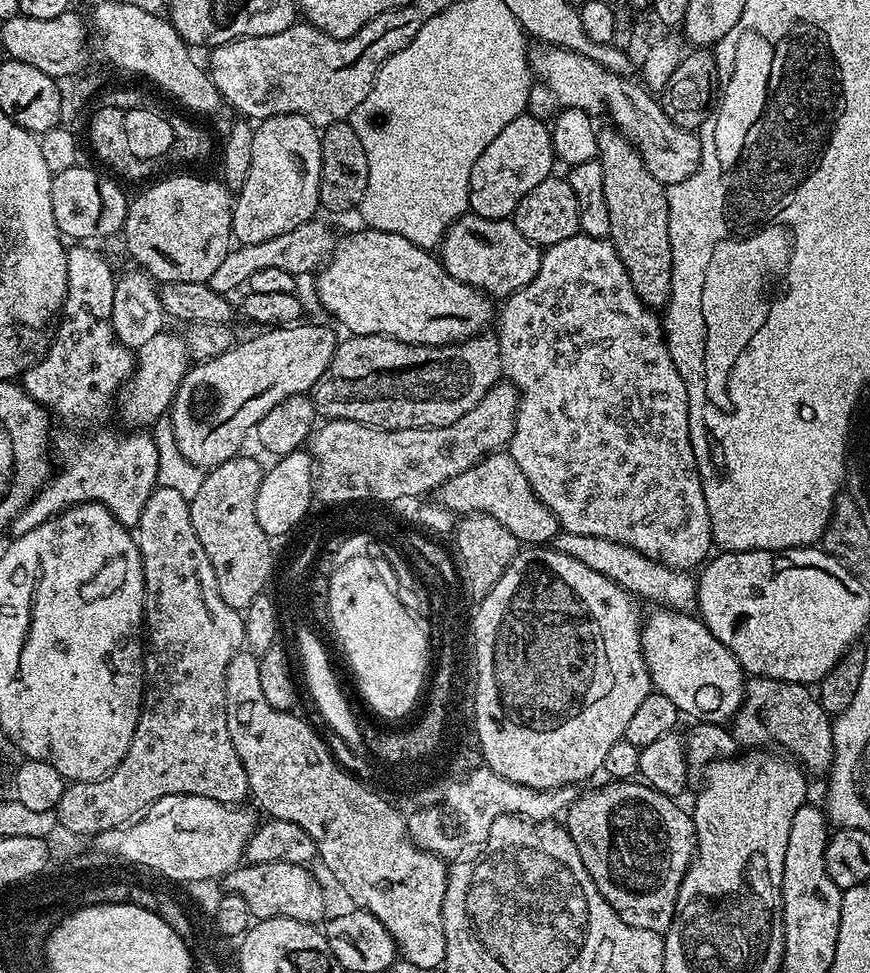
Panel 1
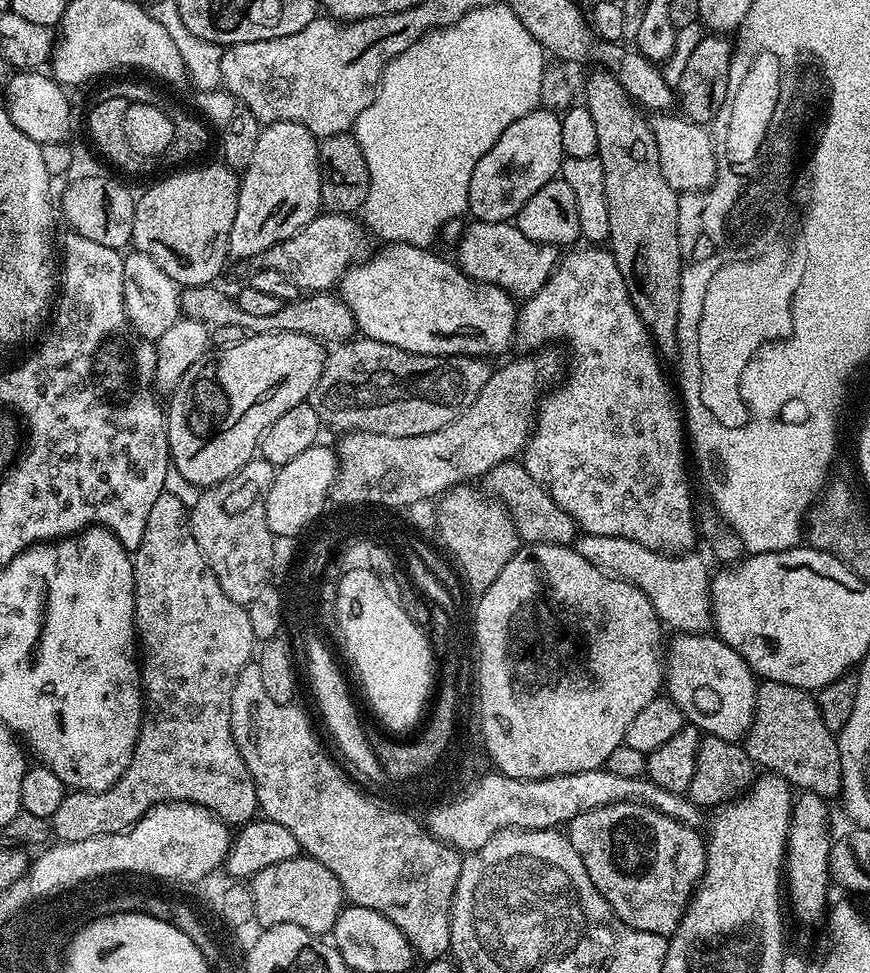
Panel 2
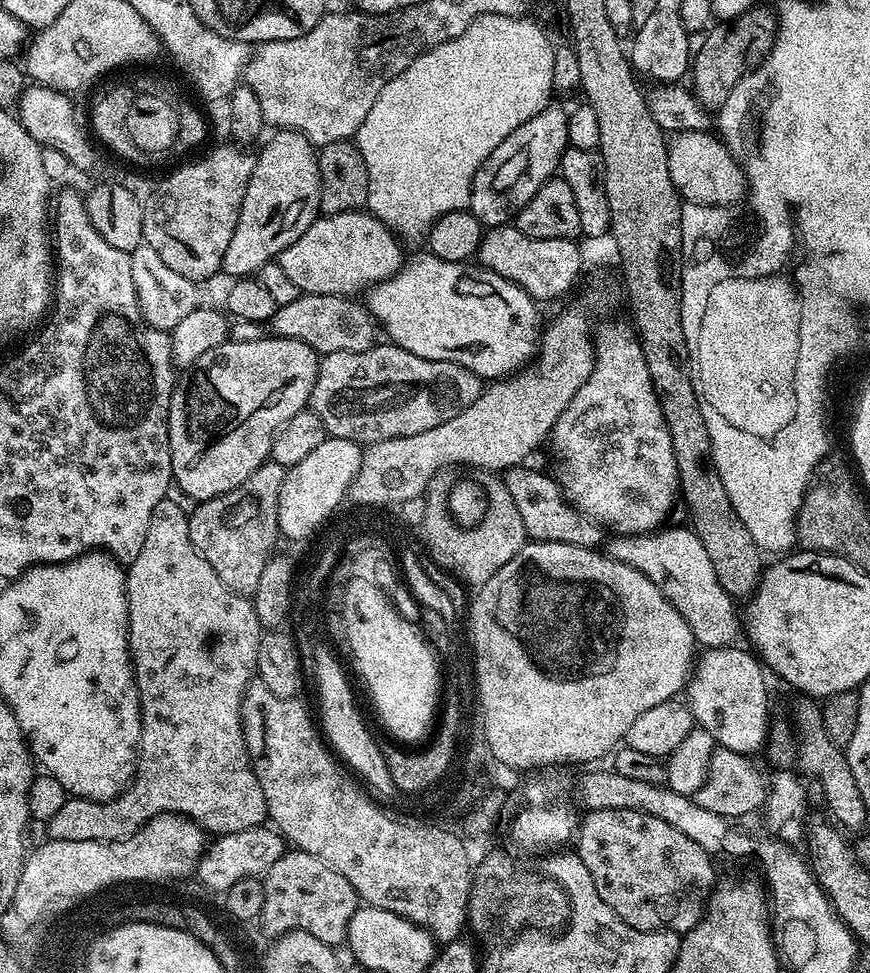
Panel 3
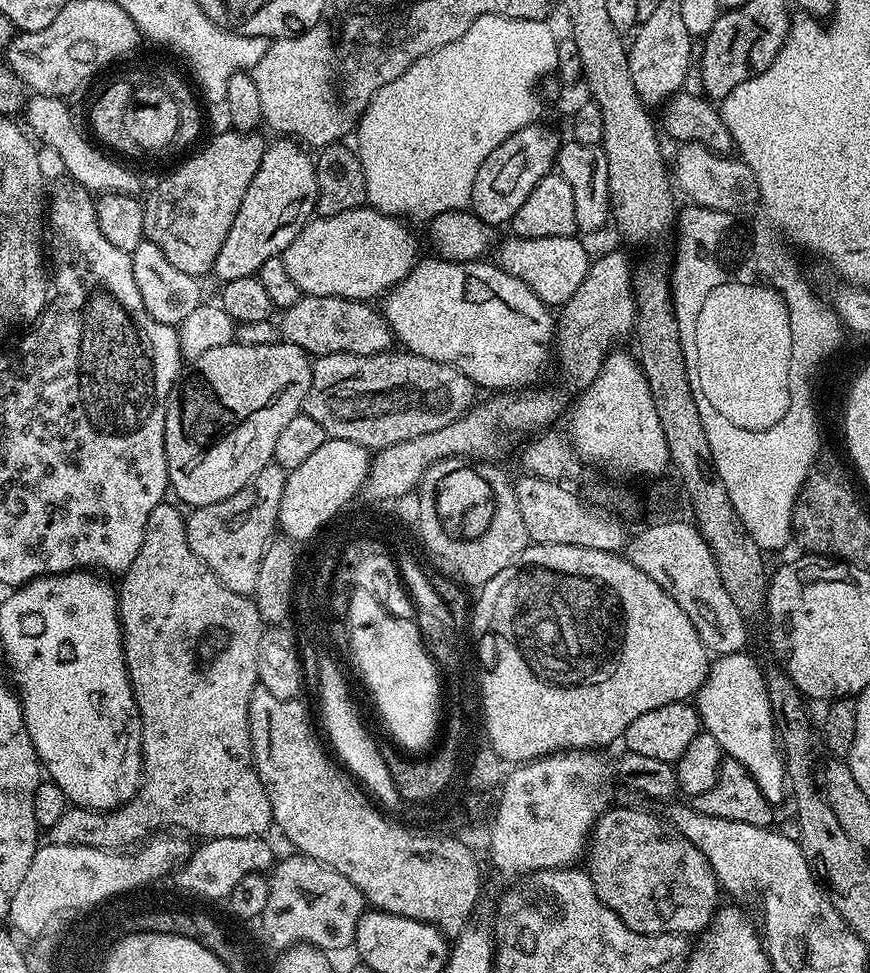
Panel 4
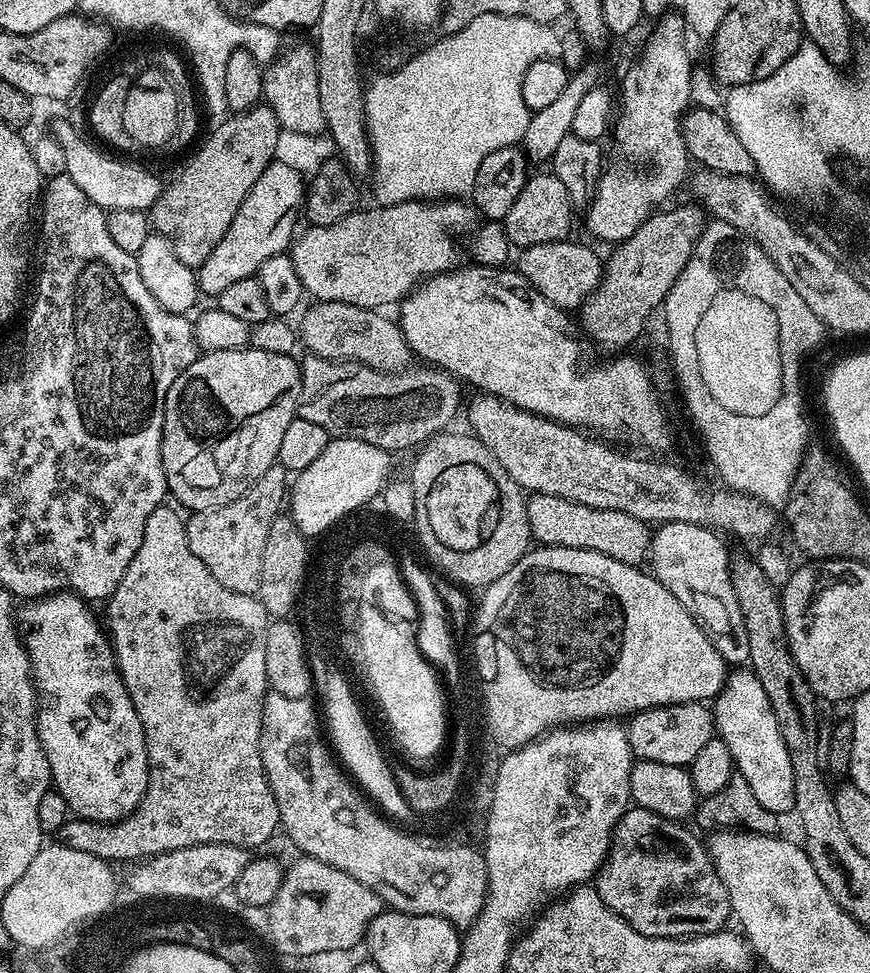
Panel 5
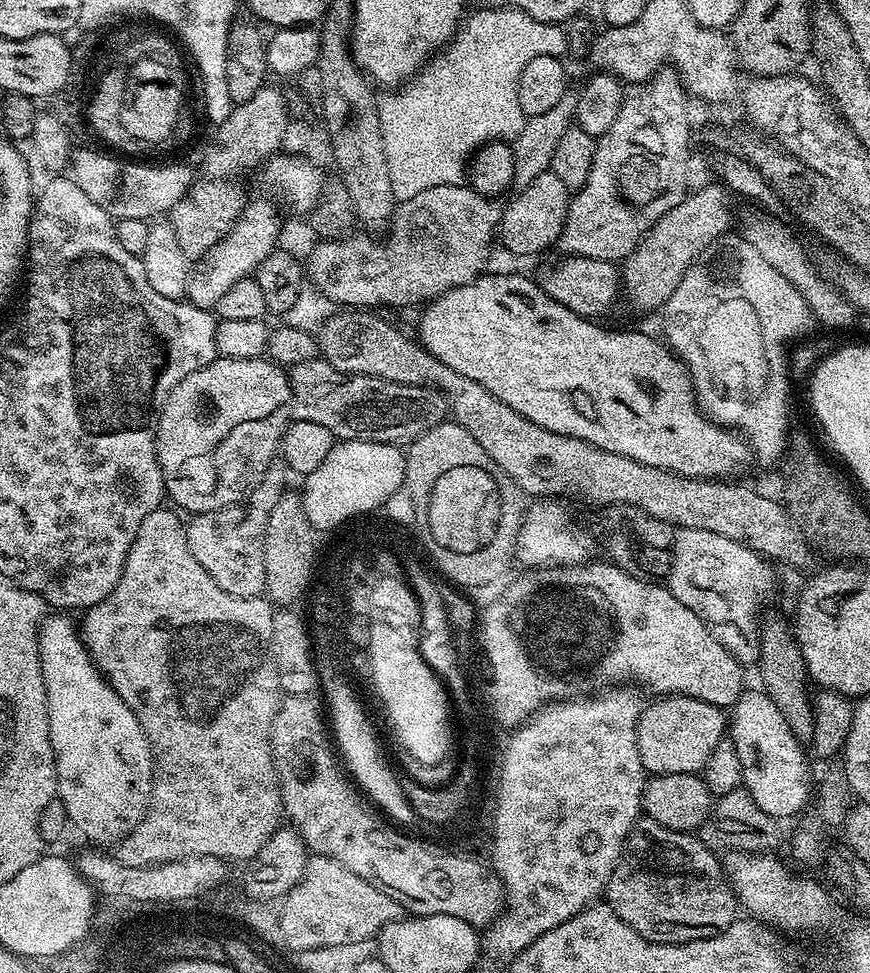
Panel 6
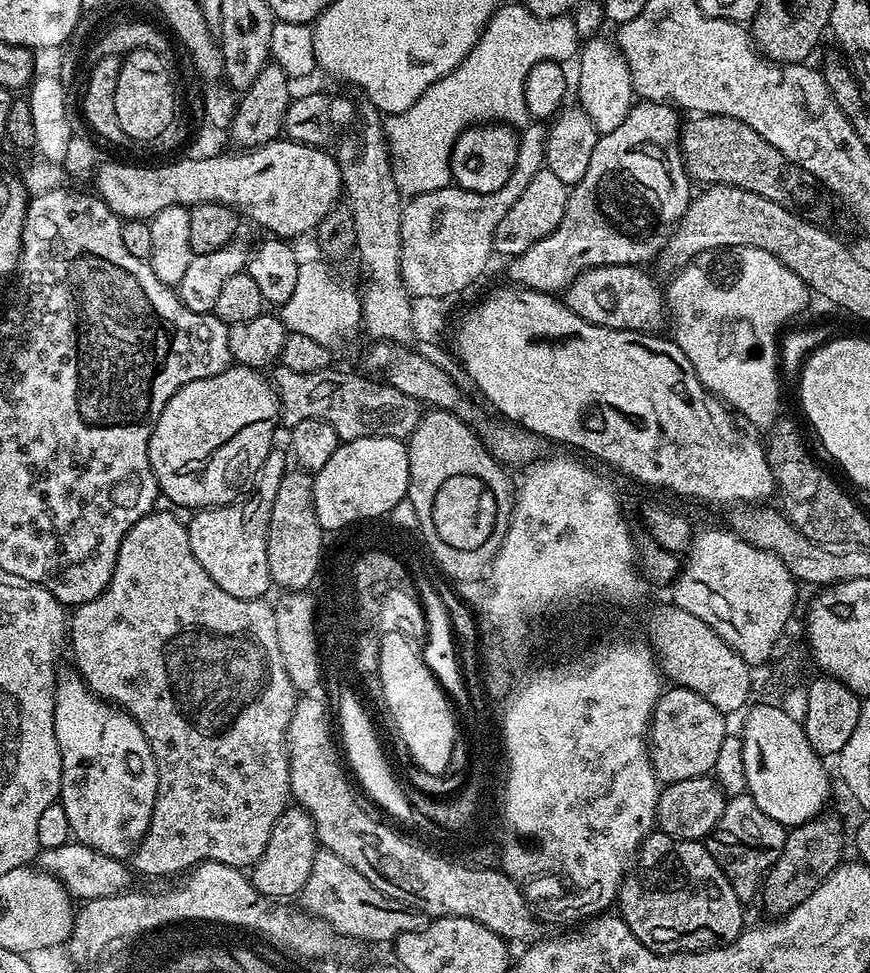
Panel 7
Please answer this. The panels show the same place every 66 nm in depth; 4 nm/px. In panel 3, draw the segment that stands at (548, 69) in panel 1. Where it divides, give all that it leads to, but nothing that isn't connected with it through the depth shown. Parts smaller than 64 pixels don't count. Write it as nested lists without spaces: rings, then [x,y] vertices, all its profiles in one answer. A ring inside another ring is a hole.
[[[711,131],[675,133],[668,140],[668,165],[670,178],[685,201],[693,204],[731,204],[745,195],[744,171],[725,144]]]

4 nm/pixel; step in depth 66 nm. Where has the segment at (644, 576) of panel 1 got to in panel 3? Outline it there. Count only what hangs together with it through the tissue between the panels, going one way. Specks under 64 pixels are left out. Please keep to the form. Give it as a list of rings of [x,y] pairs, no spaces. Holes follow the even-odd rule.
[[[691,527],[668,528],[654,532],[643,532],[637,536],[611,537],[606,555],[610,560],[617,560],[650,578],[658,590],[678,610],[690,626],[693,641],[705,649],[726,648],[733,643],[736,636],[736,620],[738,624],[738,608],[735,608],[733,597],[718,582],[718,574],[714,574],[714,565],[706,555],[702,542],[698,542]]]

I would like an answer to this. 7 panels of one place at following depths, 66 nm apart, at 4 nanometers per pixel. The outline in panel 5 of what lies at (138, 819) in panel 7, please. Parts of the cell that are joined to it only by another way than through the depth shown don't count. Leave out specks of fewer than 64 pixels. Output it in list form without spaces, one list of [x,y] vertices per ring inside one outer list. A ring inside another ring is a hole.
[[[54,592],[46,596],[41,596],[23,605],[25,608],[18,612],[18,627],[20,629],[20,639],[24,641],[24,648],[30,658],[32,667],[32,680],[36,683],[36,694],[38,697],[38,707],[36,709],[36,725],[38,726],[38,738],[42,742],[42,750],[46,750],[46,762],[50,762],[50,774],[55,791],[66,798],[66,806],[73,817],[99,824],[117,824],[124,820],[142,802],[146,794],[148,785],[148,751],[146,750],[146,738],[142,730],[142,722],[134,710],[134,702],[124,685],[124,679],[120,676],[120,671],[116,669],[116,653],[112,651],[107,631],[96,621],[96,616],[91,612],[89,601],[72,592]]]

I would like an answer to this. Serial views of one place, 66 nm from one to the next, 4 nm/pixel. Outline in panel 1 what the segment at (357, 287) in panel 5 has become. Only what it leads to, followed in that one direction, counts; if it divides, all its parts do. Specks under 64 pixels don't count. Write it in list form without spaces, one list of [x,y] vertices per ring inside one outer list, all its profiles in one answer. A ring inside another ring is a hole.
[[[318,218],[308,220],[302,226],[295,227],[293,231],[280,234],[277,238],[267,239],[266,242],[237,245],[228,252],[223,264],[214,270],[208,285],[217,290],[240,286],[242,288],[255,271],[271,266],[278,266],[280,270],[286,270],[295,276],[302,276],[312,270],[317,271],[327,263],[336,241],[335,235],[332,236],[329,228],[319,220]]]

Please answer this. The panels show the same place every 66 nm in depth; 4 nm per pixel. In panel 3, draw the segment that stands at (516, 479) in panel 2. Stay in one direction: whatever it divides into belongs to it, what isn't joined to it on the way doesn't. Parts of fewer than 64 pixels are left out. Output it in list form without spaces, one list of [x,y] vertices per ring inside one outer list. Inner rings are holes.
[[[517,466],[507,469],[502,476],[506,490],[510,490],[510,498],[514,498],[514,506],[518,506],[518,515],[522,517],[527,539],[532,542],[545,540],[570,546],[596,548],[599,545],[600,532],[602,533],[601,525],[564,499],[560,485],[547,471],[539,472],[536,468],[528,467]]]

